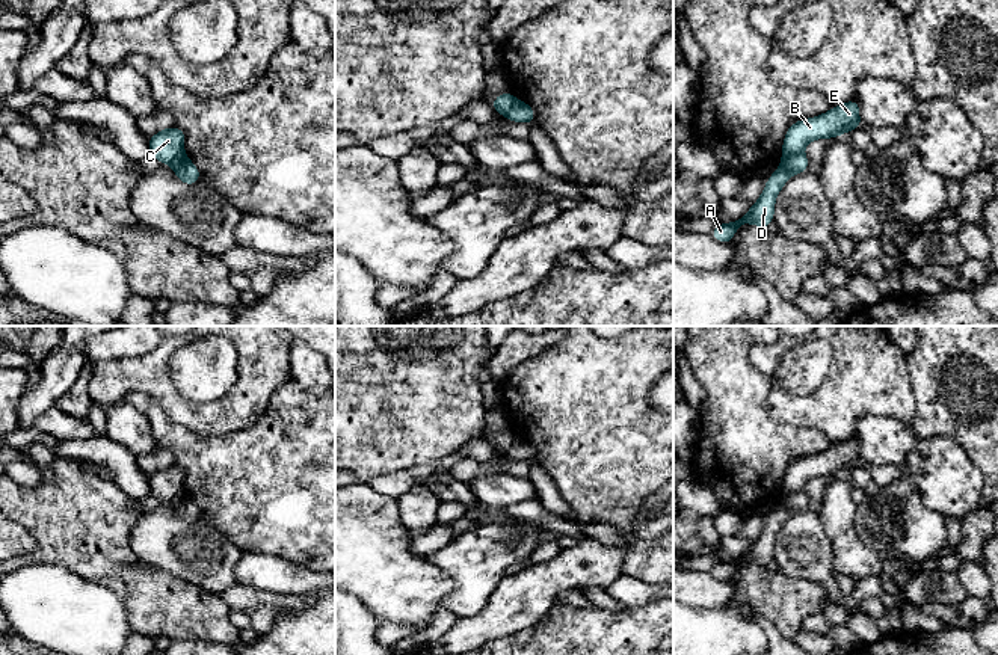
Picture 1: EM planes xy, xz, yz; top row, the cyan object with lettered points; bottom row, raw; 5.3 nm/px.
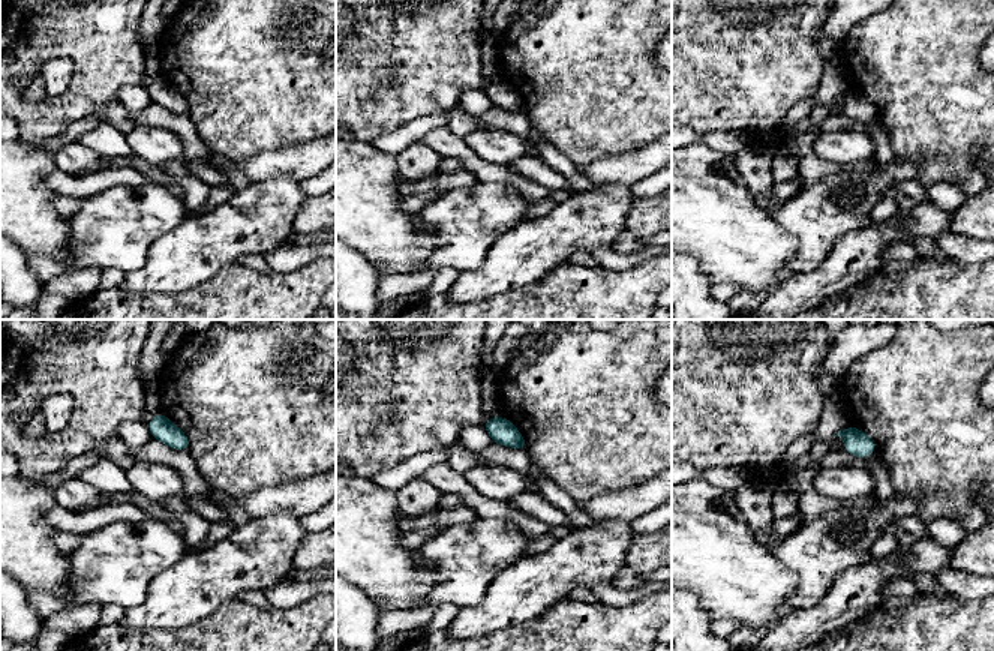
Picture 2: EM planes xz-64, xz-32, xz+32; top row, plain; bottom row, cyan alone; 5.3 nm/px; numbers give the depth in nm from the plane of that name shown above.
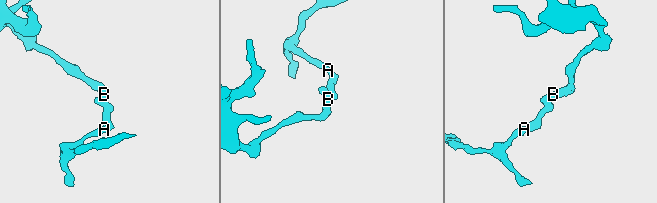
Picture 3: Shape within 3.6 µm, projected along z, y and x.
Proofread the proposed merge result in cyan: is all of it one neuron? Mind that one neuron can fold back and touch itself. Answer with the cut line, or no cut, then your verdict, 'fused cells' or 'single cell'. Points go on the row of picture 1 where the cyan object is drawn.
cut yz (802, 151), (784, 159); fused cells

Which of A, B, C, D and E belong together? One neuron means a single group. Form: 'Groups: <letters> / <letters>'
Groups: A D / B C E

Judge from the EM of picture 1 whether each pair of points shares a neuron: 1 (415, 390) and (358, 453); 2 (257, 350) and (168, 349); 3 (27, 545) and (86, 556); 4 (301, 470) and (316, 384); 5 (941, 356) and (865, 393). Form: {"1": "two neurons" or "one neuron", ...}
{"1": "one neuron", "2": "one neuron", "3": "two neurons", "4": "two neurons", "5": "two neurons"}

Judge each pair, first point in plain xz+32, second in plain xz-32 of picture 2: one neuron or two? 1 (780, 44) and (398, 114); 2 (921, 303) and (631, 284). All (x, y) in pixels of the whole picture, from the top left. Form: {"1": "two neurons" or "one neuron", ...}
{"1": "one neuron", "2": "one neuron"}

